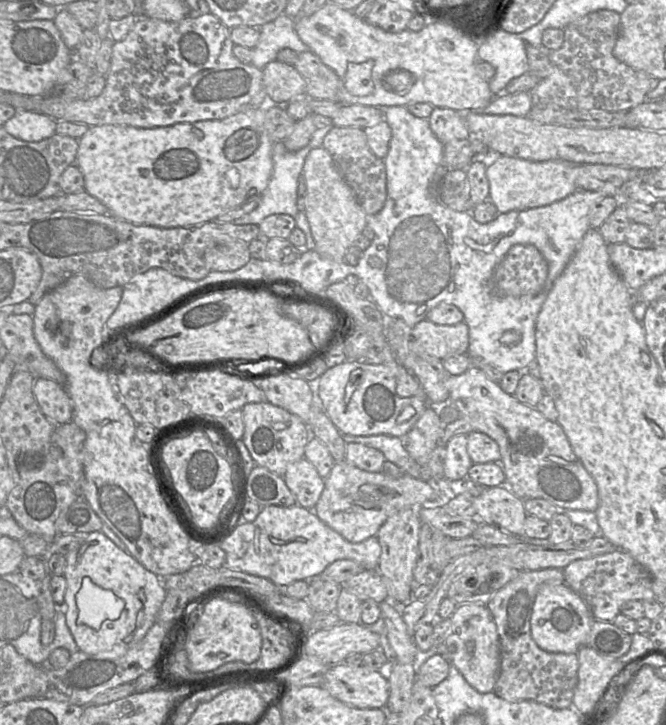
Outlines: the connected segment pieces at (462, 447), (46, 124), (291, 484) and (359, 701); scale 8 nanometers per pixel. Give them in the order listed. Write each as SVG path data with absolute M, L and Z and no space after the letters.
M467 435L453 436L444 449L444 479L449 484L460 484L467 478L473 464L467 452Z
M16 109L15 115L3 125L3 128L17 139L27 142L39 142L56 134L56 125L57 121L46 114Z
M303 457L289 464L282 478L293 493L296 504L314 511L325 486L325 479L315 467Z
M343 662L330 666L322 684L312 686L322 686L338 700L361 709L385 709L389 698L387 670L374 670L364 665L353 666Z

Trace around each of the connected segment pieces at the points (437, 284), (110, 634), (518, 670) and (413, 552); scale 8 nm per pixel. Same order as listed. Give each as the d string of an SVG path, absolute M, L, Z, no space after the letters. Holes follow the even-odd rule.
M406 106L383 108L383 118L389 124L392 137L389 151L384 158L386 168L387 198L382 210L367 216L367 226L375 232L370 246L362 252L357 265L343 265L351 269L370 291L370 298L386 317L402 319L410 327L425 320L428 312L439 303L445 302L458 307L464 315L464 323L469 328L468 355L473 360L483 360L493 365L503 374L509 371L526 370L535 361L535 328L538 314L557 277L578 249L585 233L590 229L589 212L607 194L601 191L577 189L572 194L552 204L499 213L489 223L477 222L471 212L459 212L445 206L432 194L432 178L443 165L442 143L432 132L428 118L413 115ZM516 244L531 244L544 256L548 264L548 275L542 290L536 295L520 297L498 297L492 294L494 270L504 259L510 248ZM513 330L520 334L520 342L513 347L503 346L500 338L504 332Z
M101 531L91 532L80 540L66 556L63 576L66 579L64 603L59 611L66 617L66 624L78 647L89 655L101 652L126 652L136 645L157 620L157 613L167 594L162 579L147 570L131 554L123 552ZM89 577L103 589L111 590L124 601L124 608L116 620L104 620L99 630L78 624L76 594L81 588L82 579Z
M563 569L520 571L519 575L500 588L486 604L497 627L500 641L500 668L493 692L509 702L532 700L555 709L573 707L574 690L578 682L578 655L575 653L551 653L542 650L533 640L530 619L538 587L543 583L565 583Z
M406 508L391 515L376 534L381 547L377 571L386 583L389 600L395 605L403 605L413 598L413 570L417 562L422 525L417 509Z

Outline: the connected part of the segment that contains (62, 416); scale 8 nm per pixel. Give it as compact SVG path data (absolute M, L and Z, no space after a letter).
M38 378L34 380L33 394L43 414L55 425L72 421L72 402L63 385Z

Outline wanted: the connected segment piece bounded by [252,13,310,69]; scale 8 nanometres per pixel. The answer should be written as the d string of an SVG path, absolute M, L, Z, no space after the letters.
M285 13L279 15L273 21L265 23L259 29L259 40L254 51L252 65L263 69L269 62L277 58L277 53L283 48L290 48L297 53L310 51L310 48L300 39L295 30L295 19L287 16Z

